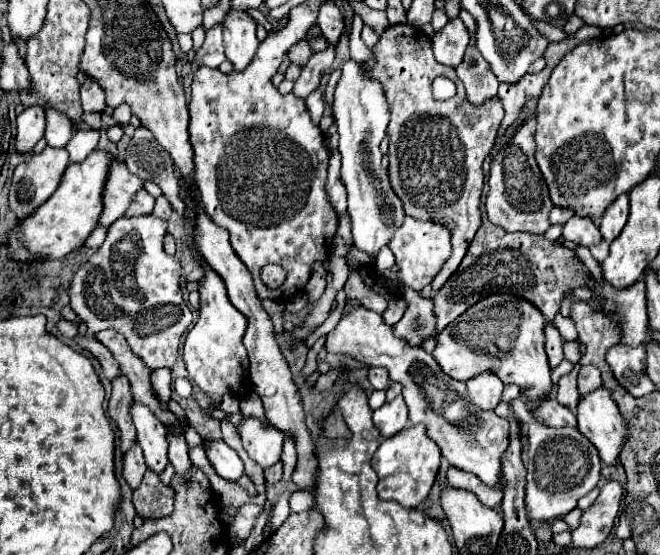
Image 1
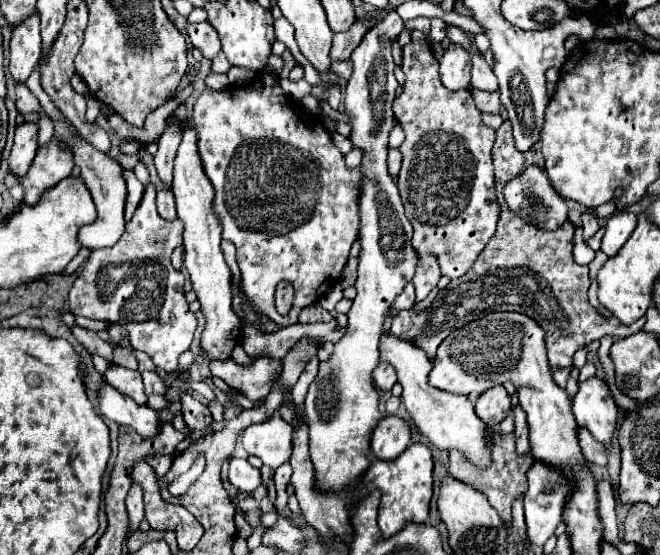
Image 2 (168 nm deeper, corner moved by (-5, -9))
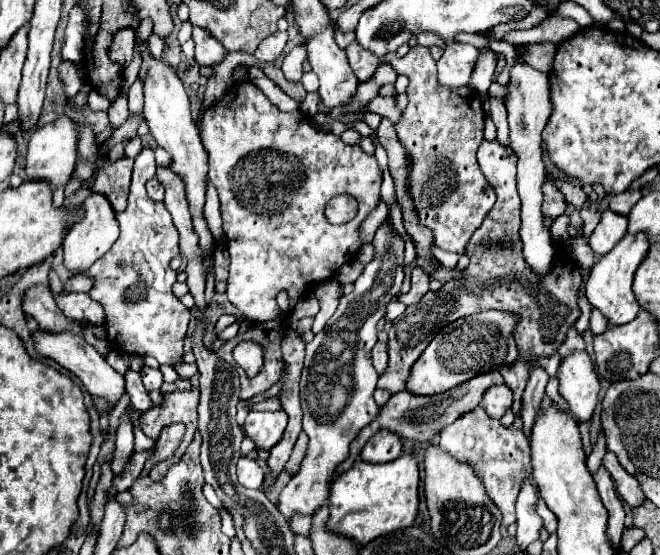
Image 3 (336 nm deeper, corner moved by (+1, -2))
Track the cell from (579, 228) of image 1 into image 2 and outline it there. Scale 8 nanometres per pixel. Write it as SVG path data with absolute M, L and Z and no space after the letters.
M592 210L582 212L582 230L584 230L584 240L588 240L590 236L594 236L598 228L600 228L600 224L598 224L596 214L594 214Z

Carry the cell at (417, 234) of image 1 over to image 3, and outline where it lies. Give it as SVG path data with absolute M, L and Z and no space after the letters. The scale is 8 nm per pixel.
M412 271L412 277L410 277L410 291L408 293L400 293L398 295L398 301L402 301L404 305L414 305L418 303L426 291L428 291L428 283L430 283L430 277L426 275L426 271Z

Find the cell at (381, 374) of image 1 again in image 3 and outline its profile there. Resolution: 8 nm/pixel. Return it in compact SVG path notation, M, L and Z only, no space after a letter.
M376 343L372 349L372 361L378 375L382 375L388 367L388 347L384 343Z

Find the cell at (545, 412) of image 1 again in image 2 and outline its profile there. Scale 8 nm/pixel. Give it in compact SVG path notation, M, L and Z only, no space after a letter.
M580 428L578 430L578 440L580 440L580 446L582 446L582 454L586 456L588 462L598 464L598 466L606 466L608 464L606 448L598 440L594 440L594 436L588 430Z

